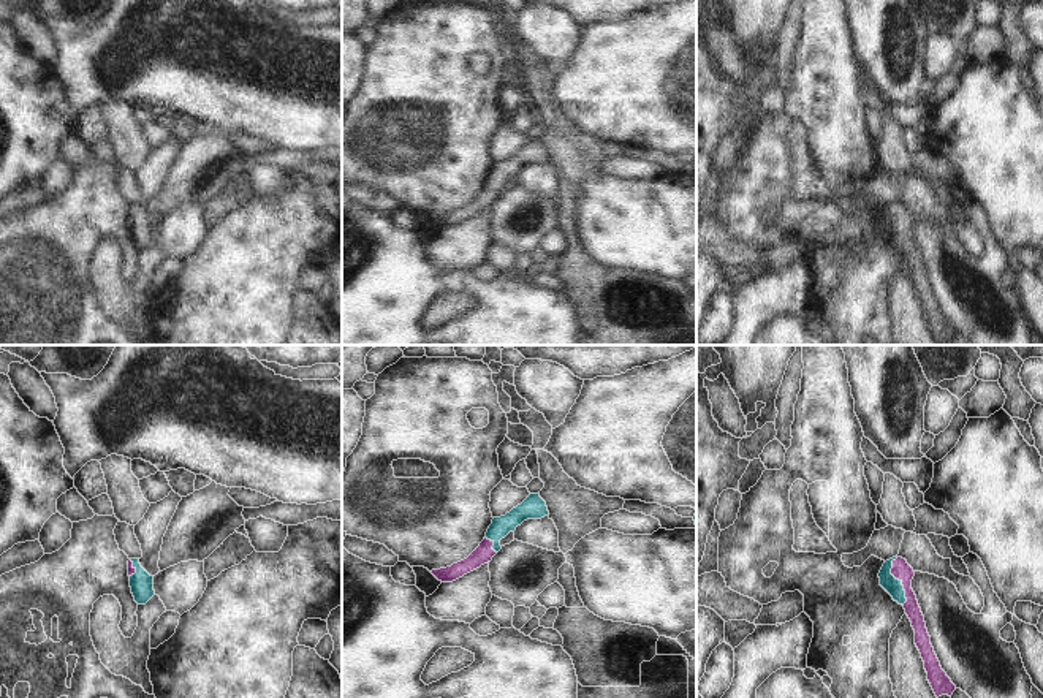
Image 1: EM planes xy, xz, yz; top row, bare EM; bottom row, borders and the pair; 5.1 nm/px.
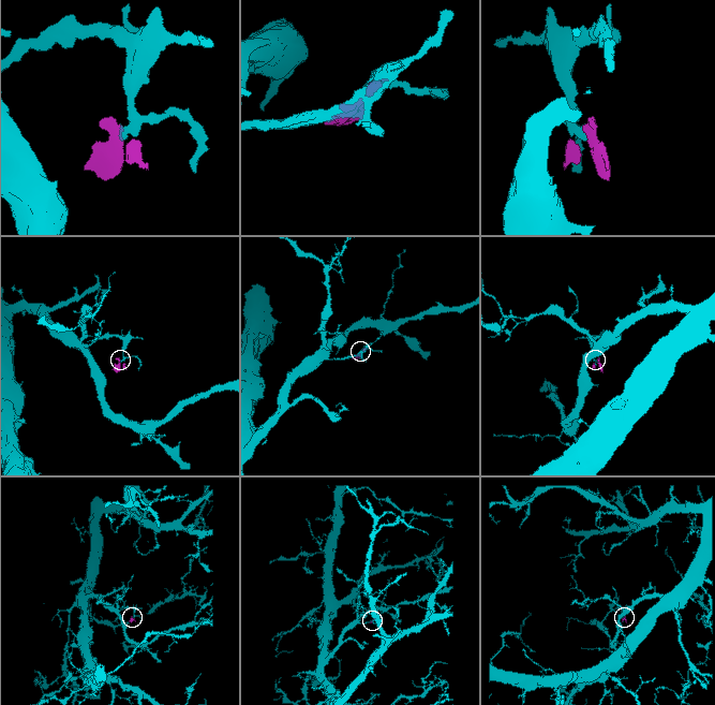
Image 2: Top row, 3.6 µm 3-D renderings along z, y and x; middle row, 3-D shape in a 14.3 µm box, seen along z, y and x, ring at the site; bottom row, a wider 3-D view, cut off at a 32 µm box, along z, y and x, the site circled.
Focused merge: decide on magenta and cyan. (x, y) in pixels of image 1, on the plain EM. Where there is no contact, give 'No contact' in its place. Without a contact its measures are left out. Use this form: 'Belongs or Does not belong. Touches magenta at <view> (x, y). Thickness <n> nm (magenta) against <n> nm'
Belongs. Touches magenta at yz (899, 225). Thickness 100 nm (magenta) against 90 nm.

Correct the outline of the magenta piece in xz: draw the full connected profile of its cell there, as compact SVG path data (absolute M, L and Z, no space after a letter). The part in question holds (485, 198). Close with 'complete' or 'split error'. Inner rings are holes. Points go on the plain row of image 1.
M530 139L521 150L500 163L494 163L489 171L484 185L480 192L464 206L453 209L451 212L432 215L430 218L442 228L453 228L464 220L480 214L492 206L492 203L502 195L500 185L510 177L514 177L527 165L541 165L548 161L546 147L540 139Z; split error

